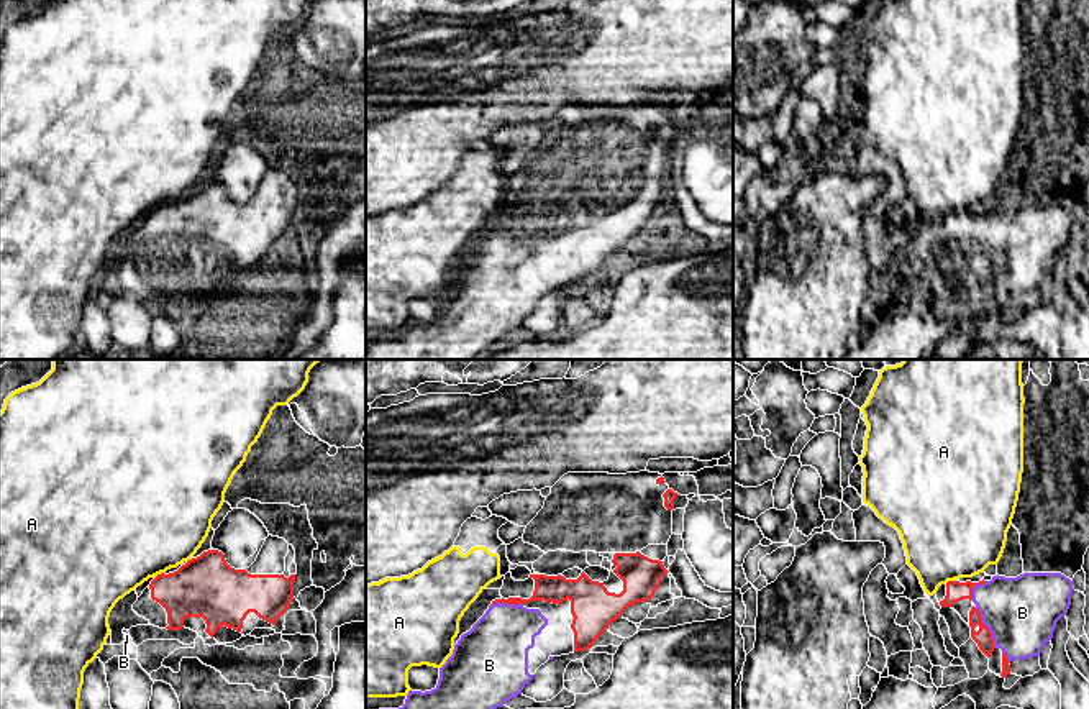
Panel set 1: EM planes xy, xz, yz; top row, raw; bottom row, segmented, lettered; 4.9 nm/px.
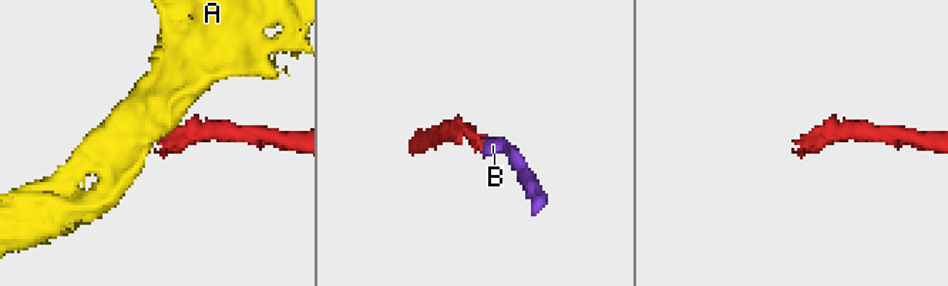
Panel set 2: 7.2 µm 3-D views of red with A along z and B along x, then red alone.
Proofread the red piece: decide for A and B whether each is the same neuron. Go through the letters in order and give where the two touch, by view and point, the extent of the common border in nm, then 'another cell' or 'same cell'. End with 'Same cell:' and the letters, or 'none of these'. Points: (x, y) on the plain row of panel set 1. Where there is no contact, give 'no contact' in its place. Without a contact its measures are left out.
A: yz (948, 214) | 50 nm | another cell
B: yz (986, 260) | 220 nm | same cell
Same cell: B

